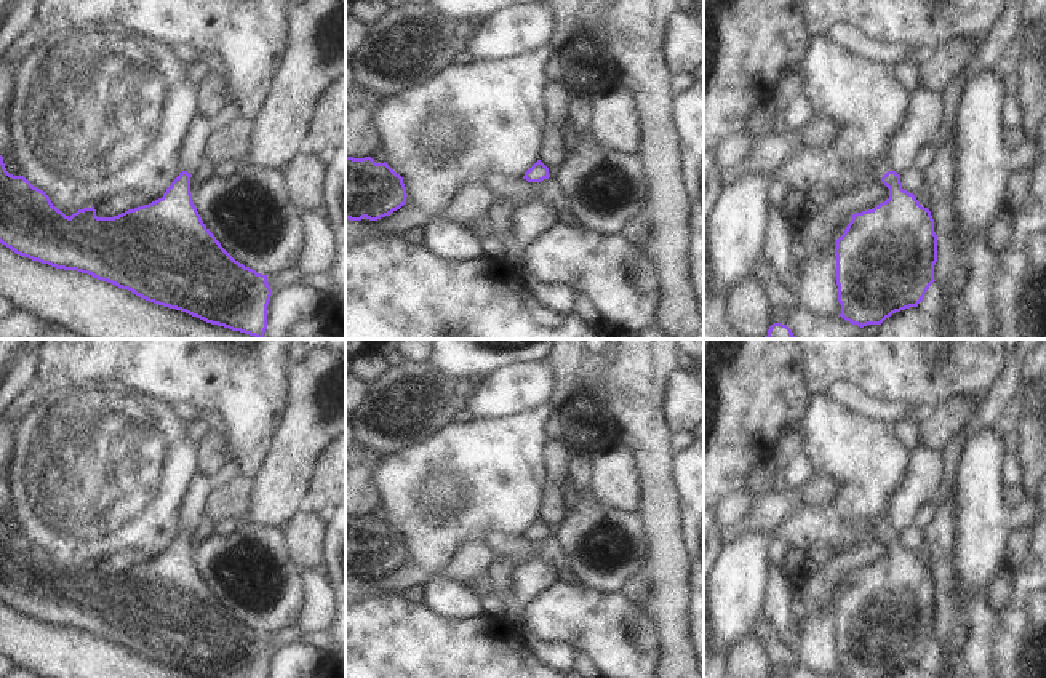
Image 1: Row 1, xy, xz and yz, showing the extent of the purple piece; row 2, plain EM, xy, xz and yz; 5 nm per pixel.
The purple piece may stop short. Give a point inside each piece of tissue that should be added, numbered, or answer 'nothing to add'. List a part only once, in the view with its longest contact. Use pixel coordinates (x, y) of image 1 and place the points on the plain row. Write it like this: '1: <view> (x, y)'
1: yz (880, 525)

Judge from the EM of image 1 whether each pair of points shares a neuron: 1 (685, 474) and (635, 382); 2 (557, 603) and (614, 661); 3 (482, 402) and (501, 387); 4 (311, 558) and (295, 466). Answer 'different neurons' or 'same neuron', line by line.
1: different neurons
2: same neuron
3: same neuron
4: different neurons

